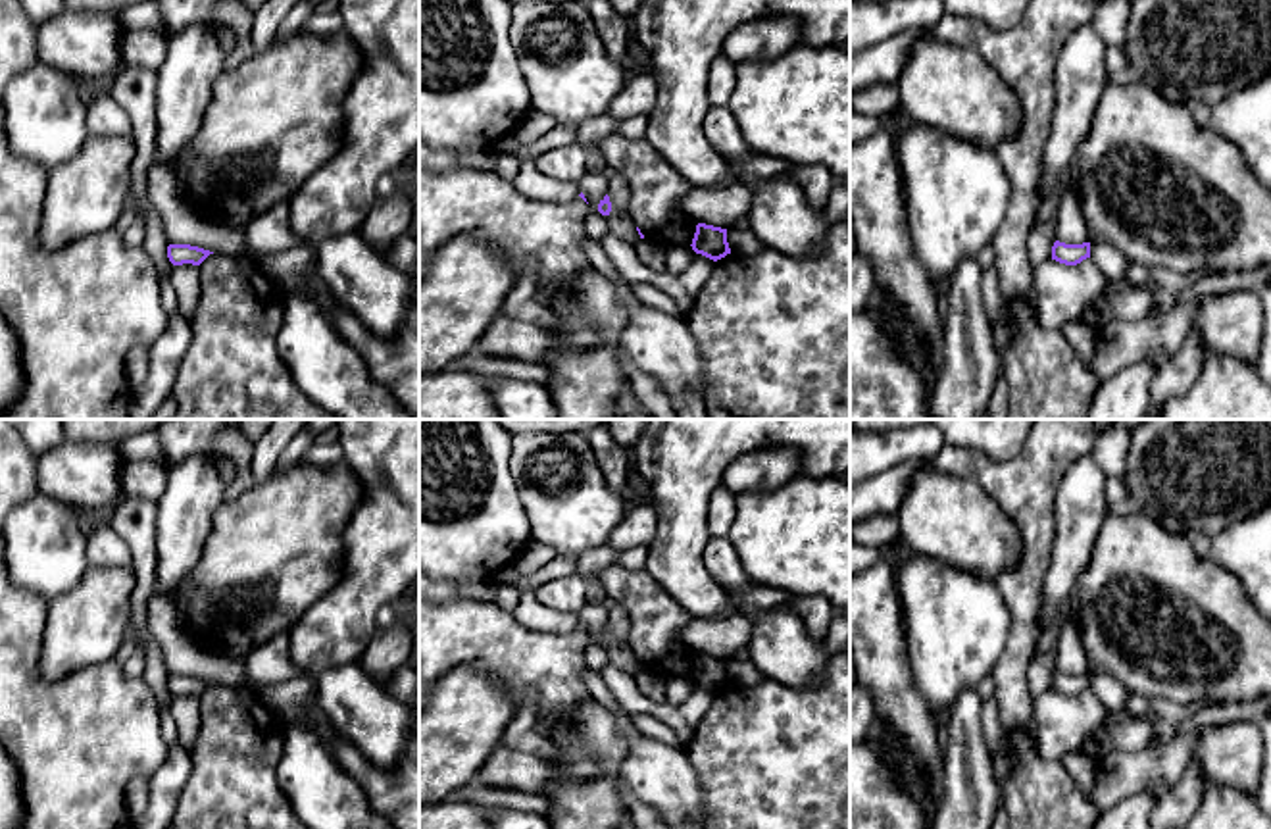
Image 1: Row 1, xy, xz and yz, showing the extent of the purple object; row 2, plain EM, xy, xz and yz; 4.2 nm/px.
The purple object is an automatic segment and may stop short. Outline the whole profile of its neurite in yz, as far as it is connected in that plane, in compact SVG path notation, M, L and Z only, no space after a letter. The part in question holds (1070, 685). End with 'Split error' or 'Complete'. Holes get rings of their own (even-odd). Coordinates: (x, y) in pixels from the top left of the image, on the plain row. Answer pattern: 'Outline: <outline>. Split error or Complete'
Outline: M1056 671L1052 677L1052 691L1059 694L1077 696L1086 689L1090 689L1090 673L1065 675L1065 673Z. Complete

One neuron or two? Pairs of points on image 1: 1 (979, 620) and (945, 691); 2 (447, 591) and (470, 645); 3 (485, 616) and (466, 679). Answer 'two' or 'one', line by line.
1: one
2: two
3: two

